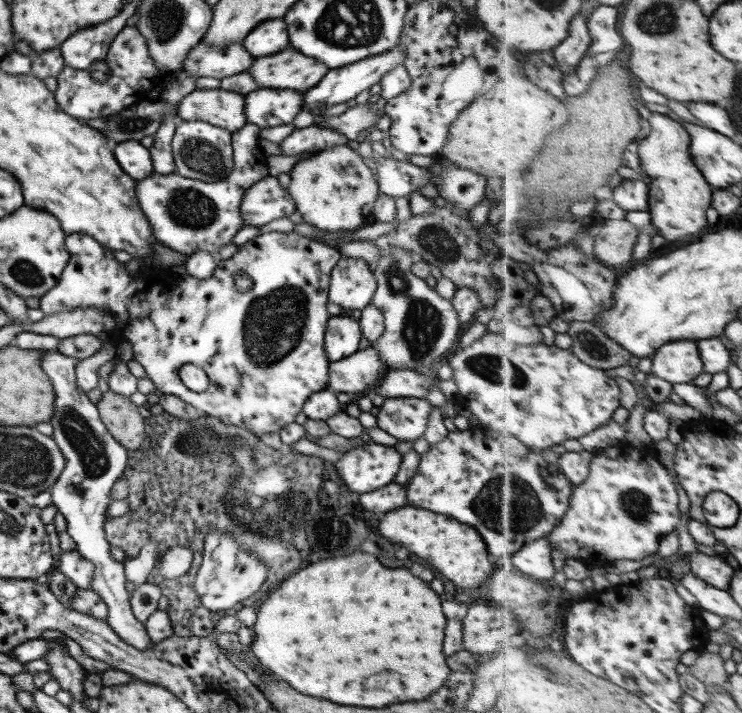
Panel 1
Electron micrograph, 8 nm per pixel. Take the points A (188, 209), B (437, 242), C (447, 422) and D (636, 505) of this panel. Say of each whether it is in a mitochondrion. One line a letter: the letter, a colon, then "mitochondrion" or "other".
A: mitochondrion
B: mitochondrion
C: other
D: mitochondrion

